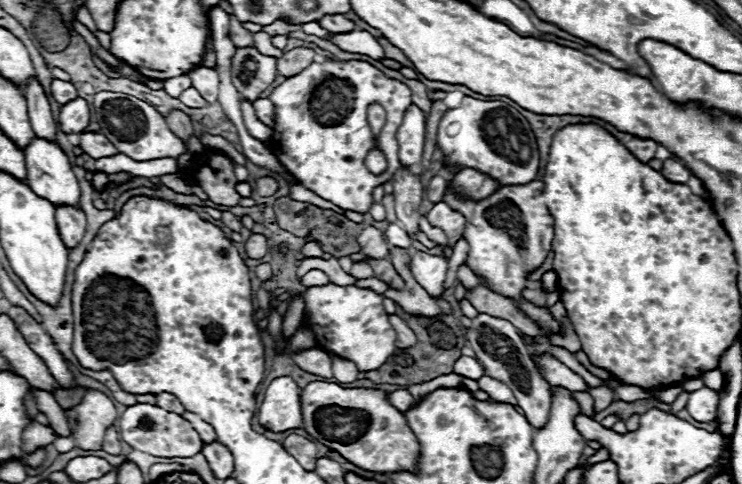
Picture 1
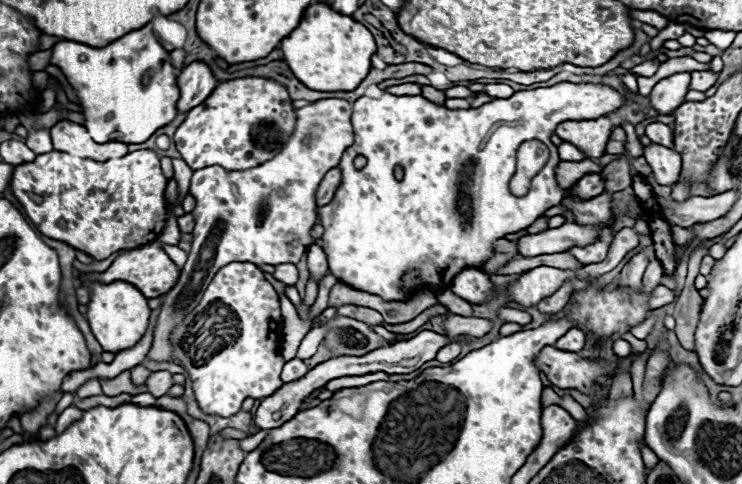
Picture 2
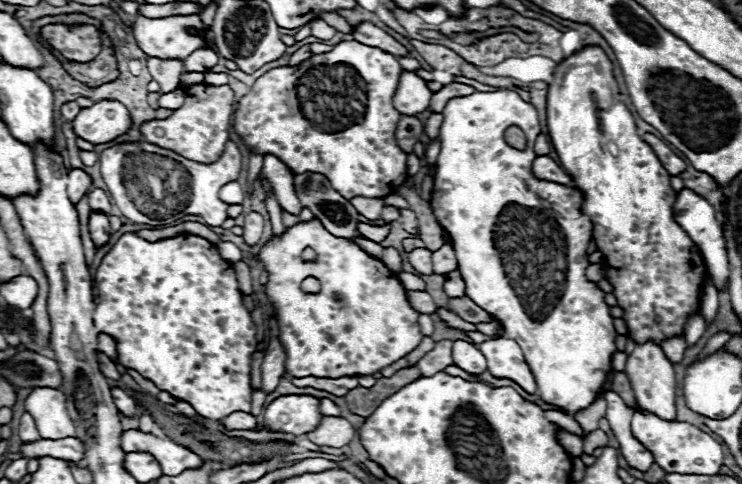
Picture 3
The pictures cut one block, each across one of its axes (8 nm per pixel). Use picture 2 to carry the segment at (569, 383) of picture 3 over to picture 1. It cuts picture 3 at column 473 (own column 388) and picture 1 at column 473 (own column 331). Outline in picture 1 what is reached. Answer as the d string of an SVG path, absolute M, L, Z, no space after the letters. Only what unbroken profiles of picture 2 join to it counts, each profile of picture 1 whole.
M534 180L528 184L502 186L480 202L460 200L450 190L444 194L444 202L466 218L464 236L470 242L466 264L474 270L474 274L484 276L502 296L518 298L524 288L526 274L538 268L552 250L554 220L546 208L542 190L544 182Z

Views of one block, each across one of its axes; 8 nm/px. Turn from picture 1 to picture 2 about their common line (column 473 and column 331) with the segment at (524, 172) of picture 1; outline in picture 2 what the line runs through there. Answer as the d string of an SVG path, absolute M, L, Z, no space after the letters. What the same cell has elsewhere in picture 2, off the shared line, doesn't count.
M342 98L316 100L310 106L296 110L296 130L290 136L290 142L286 142L286 146L282 148L282 154L278 154L278 158L272 158L270 162L264 162L262 166L256 166L256 168L250 168L244 172L224 170L220 166L208 166L202 170L194 170L192 184L190 184L190 194L196 198L196 208L192 210L192 214L196 218L192 250L190 250L188 262L184 264L176 286L164 296L164 302L160 306L160 314L158 314L158 320L154 326L152 346L146 354L146 360L176 362L174 350L170 344L170 334L178 324L184 322L186 314L190 314L198 306L206 286L212 282L214 274L222 266L226 266L230 262L252 262L256 266L298 264L302 254L312 244L310 228L314 226L314 222L318 218L316 202L314 202L318 182L324 178L326 170L338 166L338 158L342 156L342 150L346 150L346 146L350 146L350 142L354 142L350 114L352 114L352 102L348 102L348 100L342 100Z

